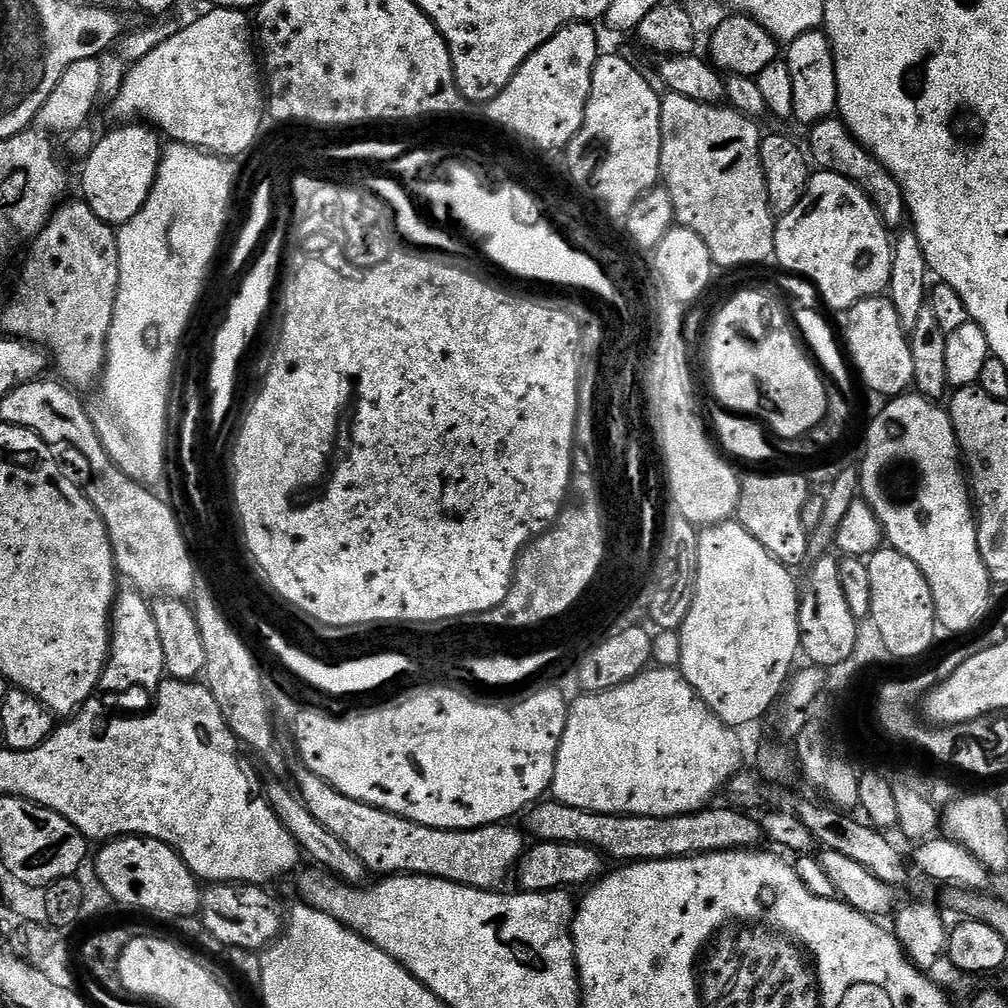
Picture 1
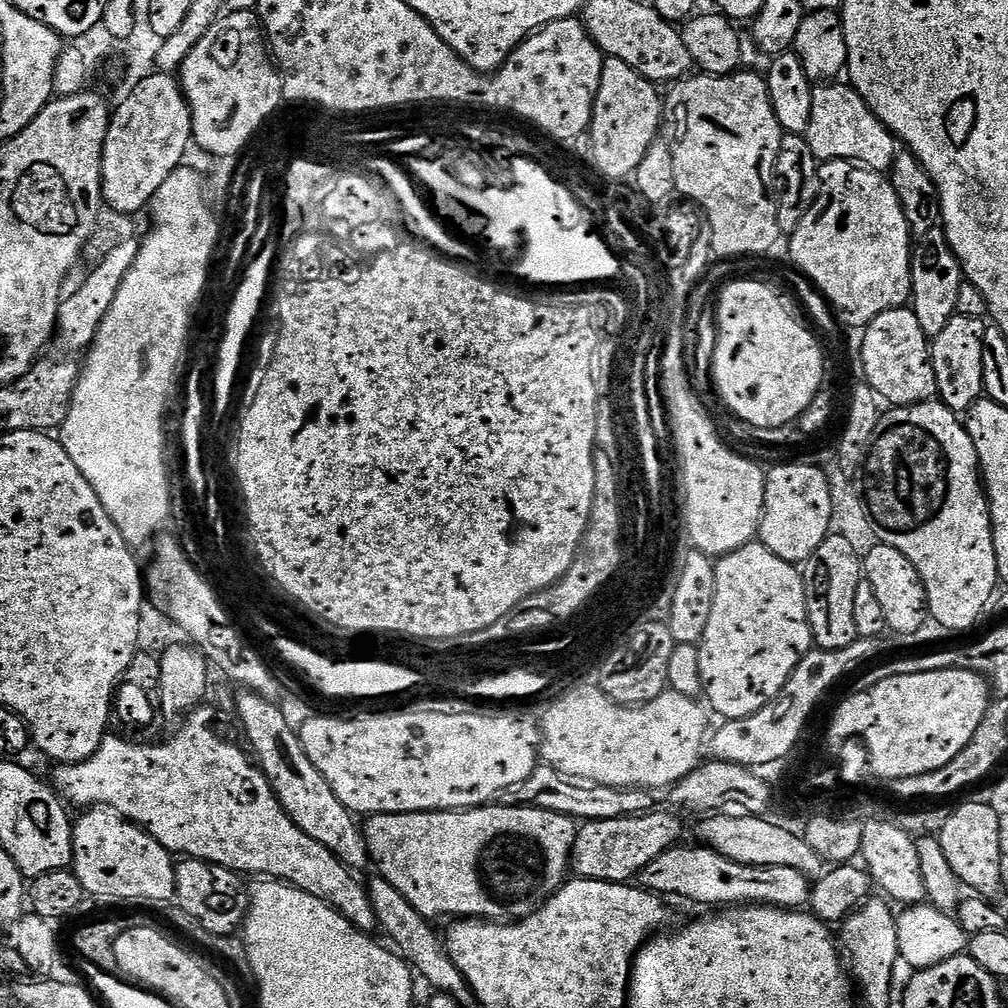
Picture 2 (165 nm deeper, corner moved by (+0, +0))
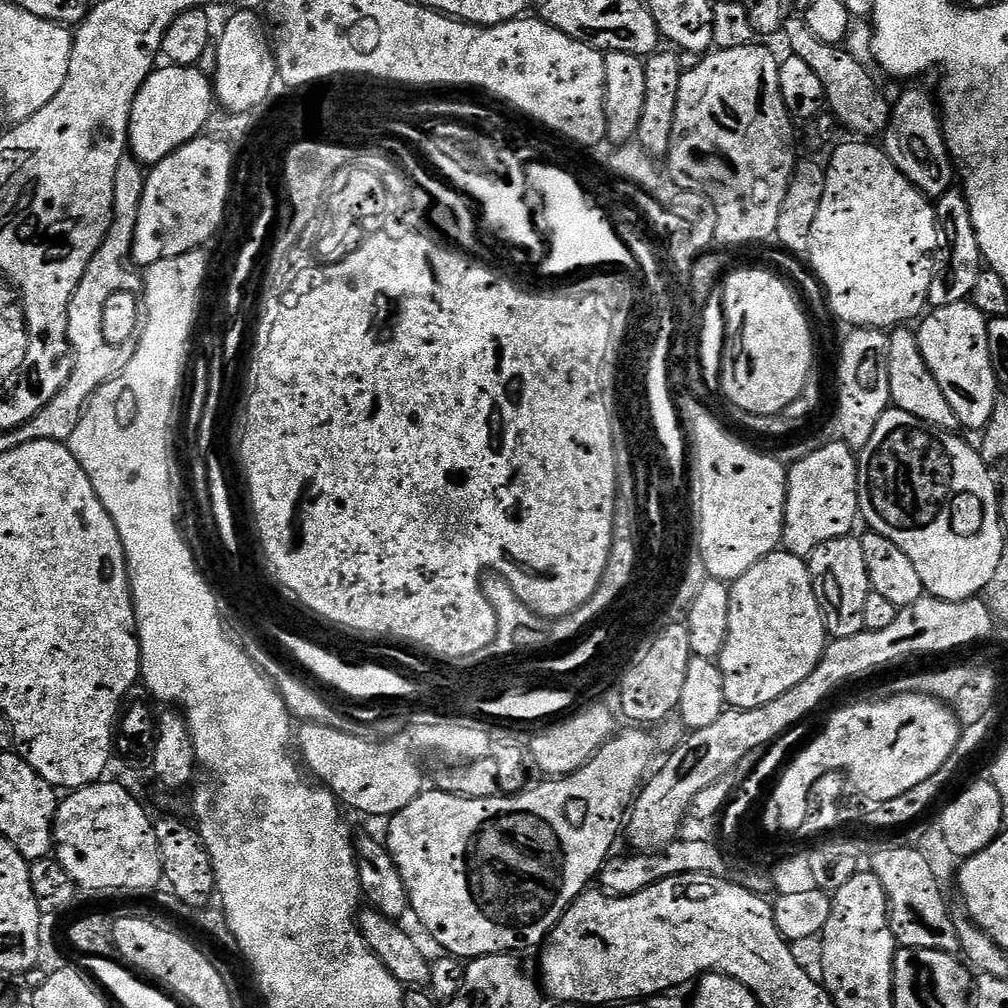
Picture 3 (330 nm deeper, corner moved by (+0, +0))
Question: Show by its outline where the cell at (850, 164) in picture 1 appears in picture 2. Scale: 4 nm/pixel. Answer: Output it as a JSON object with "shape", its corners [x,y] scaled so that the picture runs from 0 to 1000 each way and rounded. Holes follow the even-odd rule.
{"shape":[[[817,81],[807,86],[808,109],[804,111],[804,125],[800,132],[804,149],[808,149],[811,160],[844,159],[846,163],[854,164],[868,171],[880,172],[885,162],[889,160],[891,140],[877,122],[869,116],[867,109],[859,105],[855,93],[846,89],[840,81]]]}

